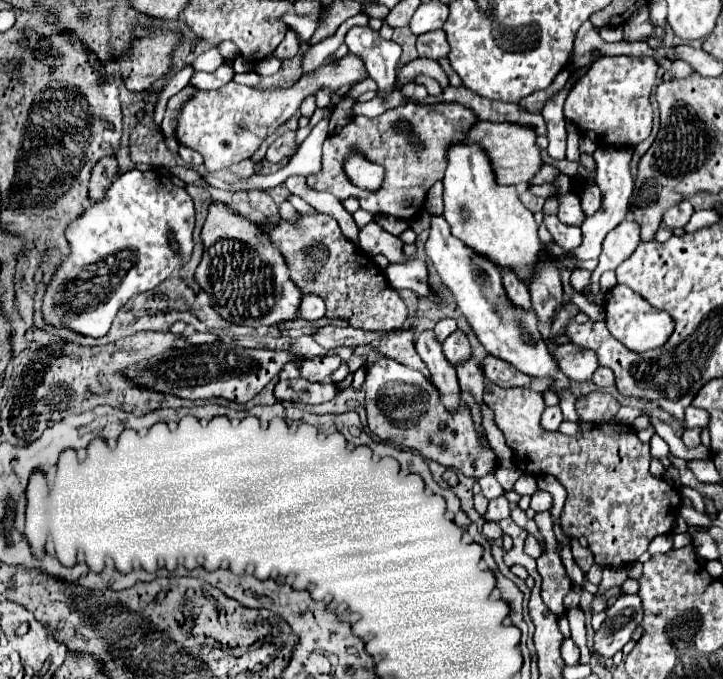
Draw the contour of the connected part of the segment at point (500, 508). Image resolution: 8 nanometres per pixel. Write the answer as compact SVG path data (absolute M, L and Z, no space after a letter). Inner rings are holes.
M502 495L502 497L490 501L484 519L486 519L486 521L502 521L502 519L506 519L508 515L510 515L510 507L508 507L506 497Z

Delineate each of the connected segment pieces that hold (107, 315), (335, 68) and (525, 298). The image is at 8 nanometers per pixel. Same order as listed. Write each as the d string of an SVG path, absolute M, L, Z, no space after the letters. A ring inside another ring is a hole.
M126 171L112 183L102 201L86 209L66 229L70 253L62 257L46 287L44 323L64 325L86 337L104 337L116 313L132 295L158 287L188 263L194 247L194 227L194 204L186 189L176 187L158 171ZM168 231L174 231L180 253L170 249Z
M346 55L338 61L338 65L324 63L318 71L302 75L300 81L292 87L256 89L230 81L216 91L196 91L178 115L176 139L180 145L198 151L204 157L204 165L208 171L228 169L234 163L250 159L260 147L260 143L296 113L304 97L314 95L322 87L336 91L342 85L356 83L364 77L366 69L362 61L354 55Z
M508 269L502 271L502 285L504 285L504 291L506 291L508 299L514 301L514 305L518 305L522 309L532 309L530 293L528 293L526 283L518 281L518 277L512 271L508 271Z

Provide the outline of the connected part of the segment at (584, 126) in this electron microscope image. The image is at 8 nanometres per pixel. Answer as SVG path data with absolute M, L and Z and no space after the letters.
M602 57L572 87L564 103L564 115L596 145L634 147L652 131L650 93L656 85L658 63L654 57Z

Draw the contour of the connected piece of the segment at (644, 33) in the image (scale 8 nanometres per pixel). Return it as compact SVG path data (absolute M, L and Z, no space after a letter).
M648 7L638 9L626 23L624 23L624 37L626 41L646 41L652 35L654 27L650 23Z

